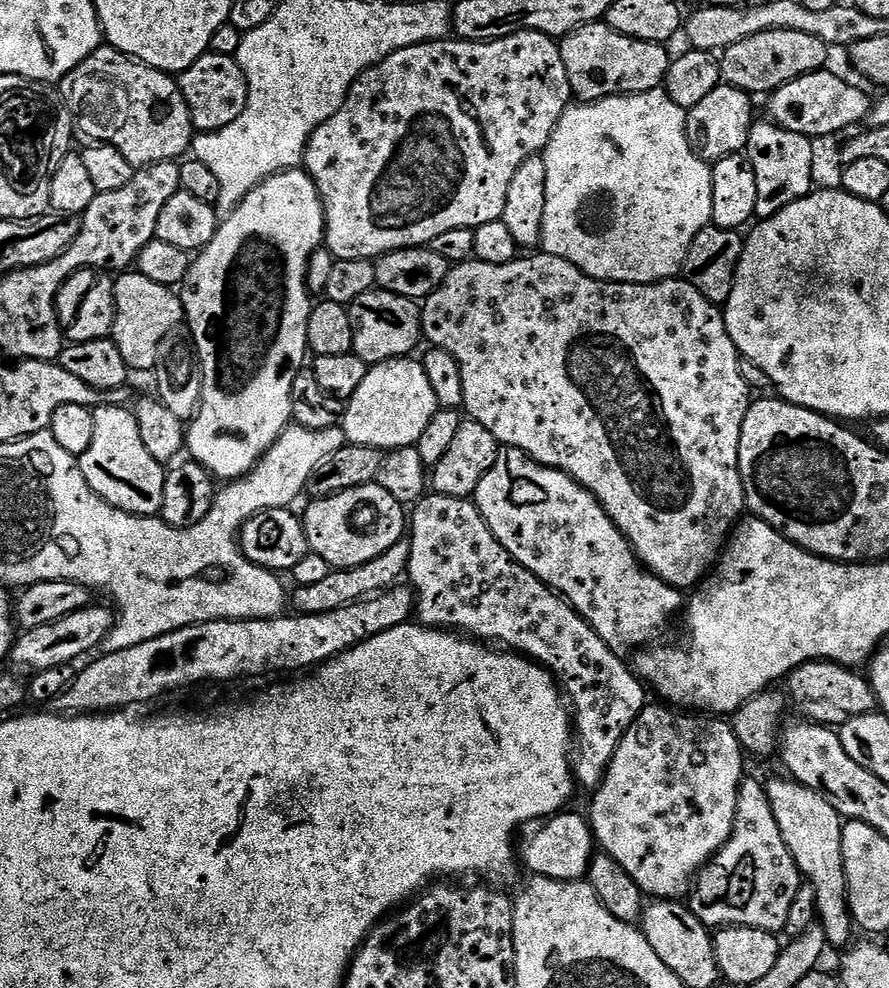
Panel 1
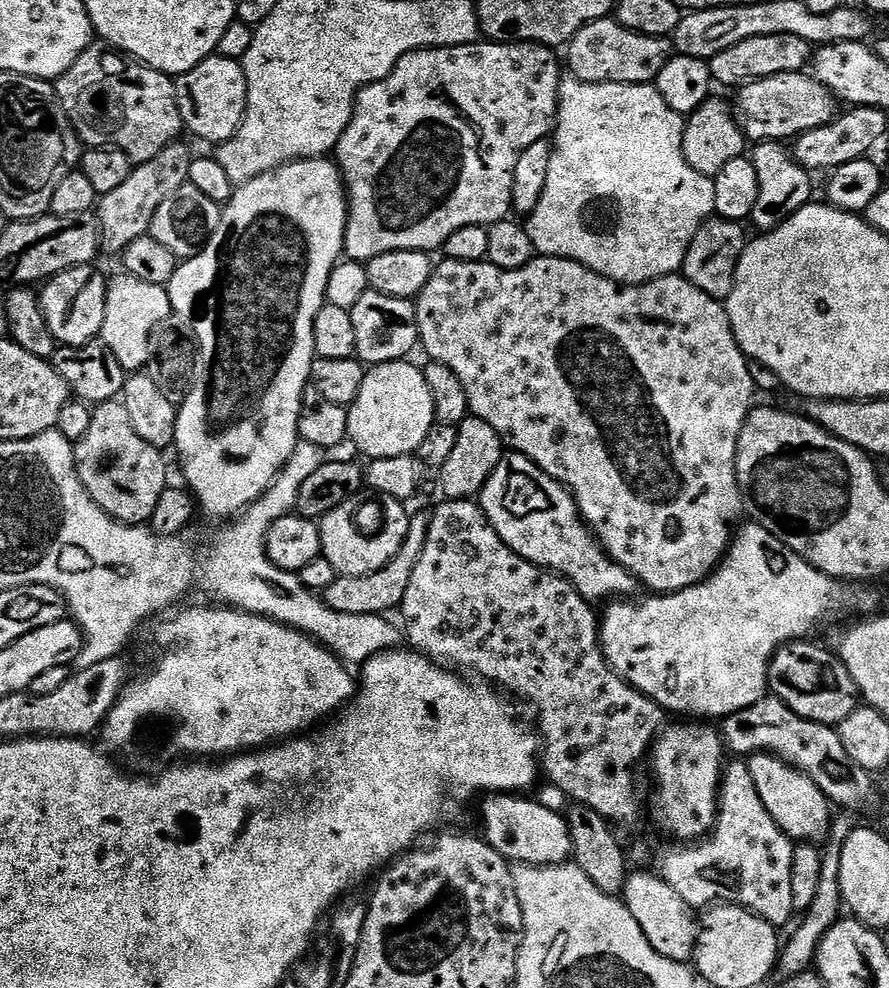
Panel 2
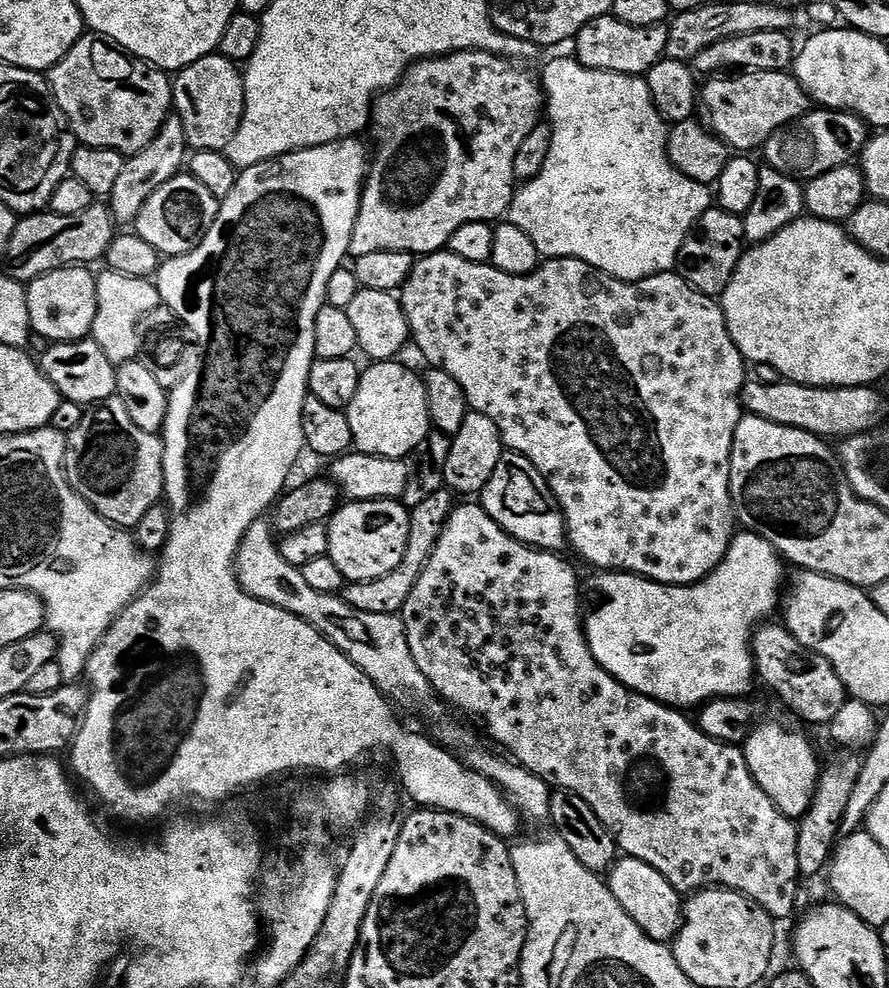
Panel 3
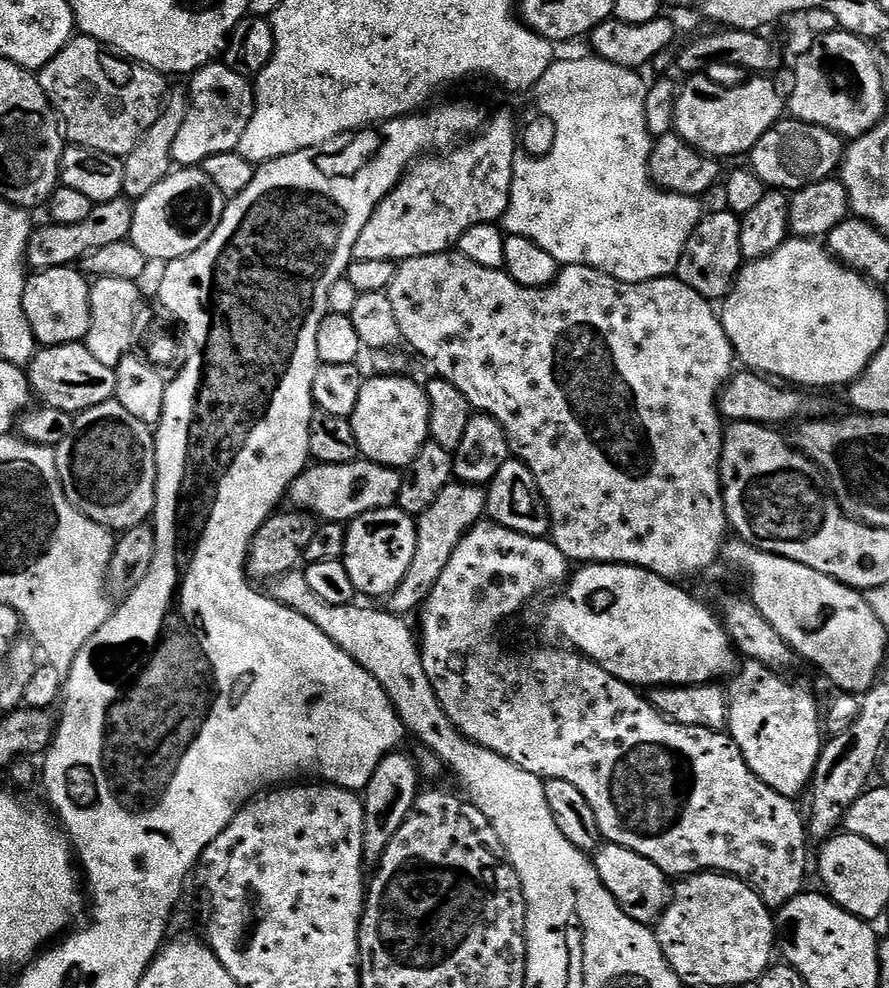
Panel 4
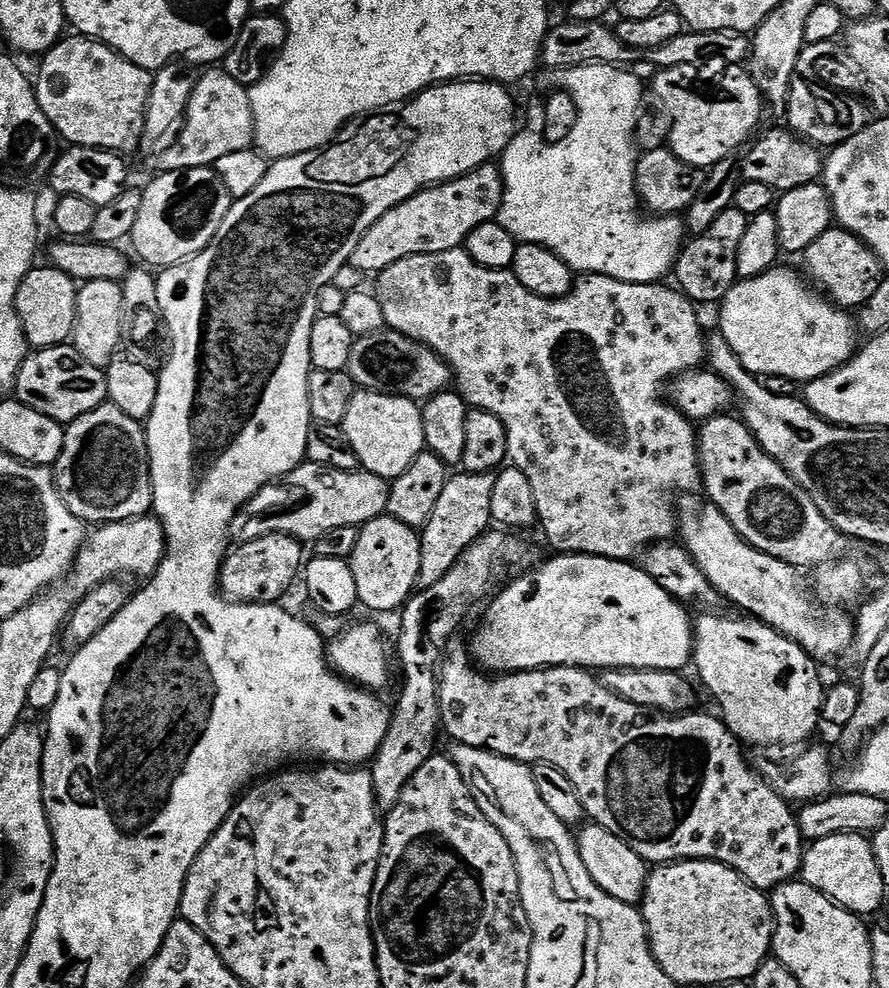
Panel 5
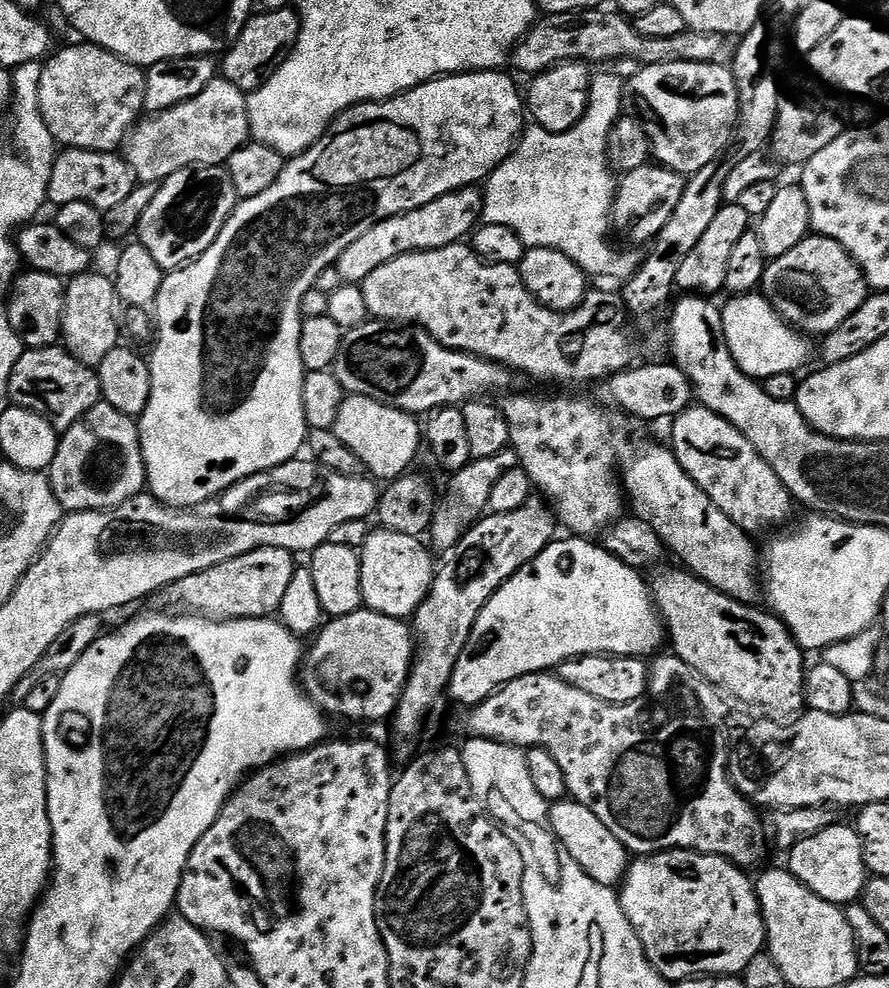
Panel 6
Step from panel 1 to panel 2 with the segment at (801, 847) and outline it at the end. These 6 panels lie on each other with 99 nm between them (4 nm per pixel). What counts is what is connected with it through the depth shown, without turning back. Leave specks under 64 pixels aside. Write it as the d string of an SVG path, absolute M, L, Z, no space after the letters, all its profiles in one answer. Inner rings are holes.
M753 754L747 757L746 763L762 803L770 810L770 818L778 822L792 841L820 842L827 837L832 821L831 803L805 772L799 772L793 764L771 754Z

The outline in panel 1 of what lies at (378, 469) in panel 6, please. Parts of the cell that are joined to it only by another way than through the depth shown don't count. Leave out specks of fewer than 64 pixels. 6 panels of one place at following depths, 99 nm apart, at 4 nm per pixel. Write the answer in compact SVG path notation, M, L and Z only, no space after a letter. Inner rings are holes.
M419 359L384 360L369 367L366 378L362 378L362 386L347 400L342 421L344 438L349 444L381 450L410 448L422 438L437 411L430 378L426 378L426 370Z

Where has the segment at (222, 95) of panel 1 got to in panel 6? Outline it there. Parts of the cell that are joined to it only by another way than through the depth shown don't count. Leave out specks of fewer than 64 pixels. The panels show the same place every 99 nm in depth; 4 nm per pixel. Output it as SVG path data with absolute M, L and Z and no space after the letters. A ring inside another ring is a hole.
M217 78L202 94L141 119L128 133L122 155L139 183L156 186L179 168L223 165L234 150L249 143L251 134L247 95L229 80Z

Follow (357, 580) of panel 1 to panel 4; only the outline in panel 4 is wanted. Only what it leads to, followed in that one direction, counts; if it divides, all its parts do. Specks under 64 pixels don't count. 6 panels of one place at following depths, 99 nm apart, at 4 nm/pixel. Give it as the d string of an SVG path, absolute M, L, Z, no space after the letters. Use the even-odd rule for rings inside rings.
M459 482L444 487L442 494L434 498L434 506L430 506L430 510L426 510L416 520L414 562L410 562L406 578L402 578L402 582L398 582L398 586L386 597L387 611L404 618L409 615L407 612L415 613L423 605L424 599L434 588L434 582L438 582L439 575L446 568L446 562L450 560L450 554L454 552L460 539L473 525L485 519L487 506L488 497L483 487Z

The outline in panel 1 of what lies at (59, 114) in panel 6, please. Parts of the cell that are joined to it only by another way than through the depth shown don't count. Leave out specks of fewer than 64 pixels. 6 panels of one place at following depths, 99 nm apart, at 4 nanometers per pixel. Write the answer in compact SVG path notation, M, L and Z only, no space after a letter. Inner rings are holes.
M102 46L94 50L94 54L87 56L78 67L70 70L70 74L66 74L59 81L58 95L72 115L79 135L81 132L82 135L89 136L89 141L112 144L122 150L126 162L130 162L133 169L139 170L167 160L179 161L191 149L194 129L186 98L182 98L180 93L179 83L169 73L133 60L117 48Z

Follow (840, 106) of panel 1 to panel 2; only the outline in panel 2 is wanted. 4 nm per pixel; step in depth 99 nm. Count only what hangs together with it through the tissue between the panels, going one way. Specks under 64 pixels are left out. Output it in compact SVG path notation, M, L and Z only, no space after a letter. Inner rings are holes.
M783 72L761 80L749 80L739 89L734 99L736 120L749 141L791 141L804 132L830 123L838 115L838 100L833 92L817 80L815 75L803 72Z

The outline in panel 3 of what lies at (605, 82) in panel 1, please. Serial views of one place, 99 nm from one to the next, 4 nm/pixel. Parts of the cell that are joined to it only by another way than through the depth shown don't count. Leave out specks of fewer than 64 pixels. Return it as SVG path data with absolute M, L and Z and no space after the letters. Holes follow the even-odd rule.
M609 14L597 20L591 20L576 35L574 56L582 66L587 68L617 72L627 76L644 76L655 64L665 59L667 36L667 27L658 24L649 28L626 26L626 22L617 20L615 16Z

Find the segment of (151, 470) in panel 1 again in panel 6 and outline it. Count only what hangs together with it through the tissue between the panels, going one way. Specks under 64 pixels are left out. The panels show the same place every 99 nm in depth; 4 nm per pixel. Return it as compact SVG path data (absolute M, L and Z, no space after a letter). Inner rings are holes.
M106 403L96 404L76 424L71 424L59 437L57 453L50 467L52 489L65 513L101 512L107 508L122 506L130 498L145 491L148 475L144 469L144 455L140 445L140 430L131 416L114 410Z

